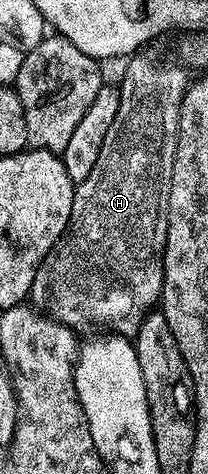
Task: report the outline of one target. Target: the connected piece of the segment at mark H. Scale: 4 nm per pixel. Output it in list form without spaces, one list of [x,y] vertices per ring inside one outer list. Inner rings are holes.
[[[139,52],[126,63],[127,71],[123,74],[123,82],[118,83],[119,107],[117,120],[113,120],[113,128],[109,128],[109,136],[105,136],[105,144],[101,144],[101,152],[97,156],[97,164],[93,164],[93,172],[85,176],[83,182],[75,187],[73,208],[69,216],[67,230],[58,244],[45,256],[43,263],[37,268],[37,276],[31,285],[30,301],[42,310],[49,318],[54,318],[62,326],[70,326],[76,332],[110,332],[124,336],[134,336],[141,328],[143,318],[152,313],[160,305],[163,296],[163,249],[167,243],[167,193],[171,187],[173,160],[177,152],[177,136],[179,135],[179,105],[189,85],[188,71],[182,65],[167,66],[163,58],[154,58],[147,52]]]

